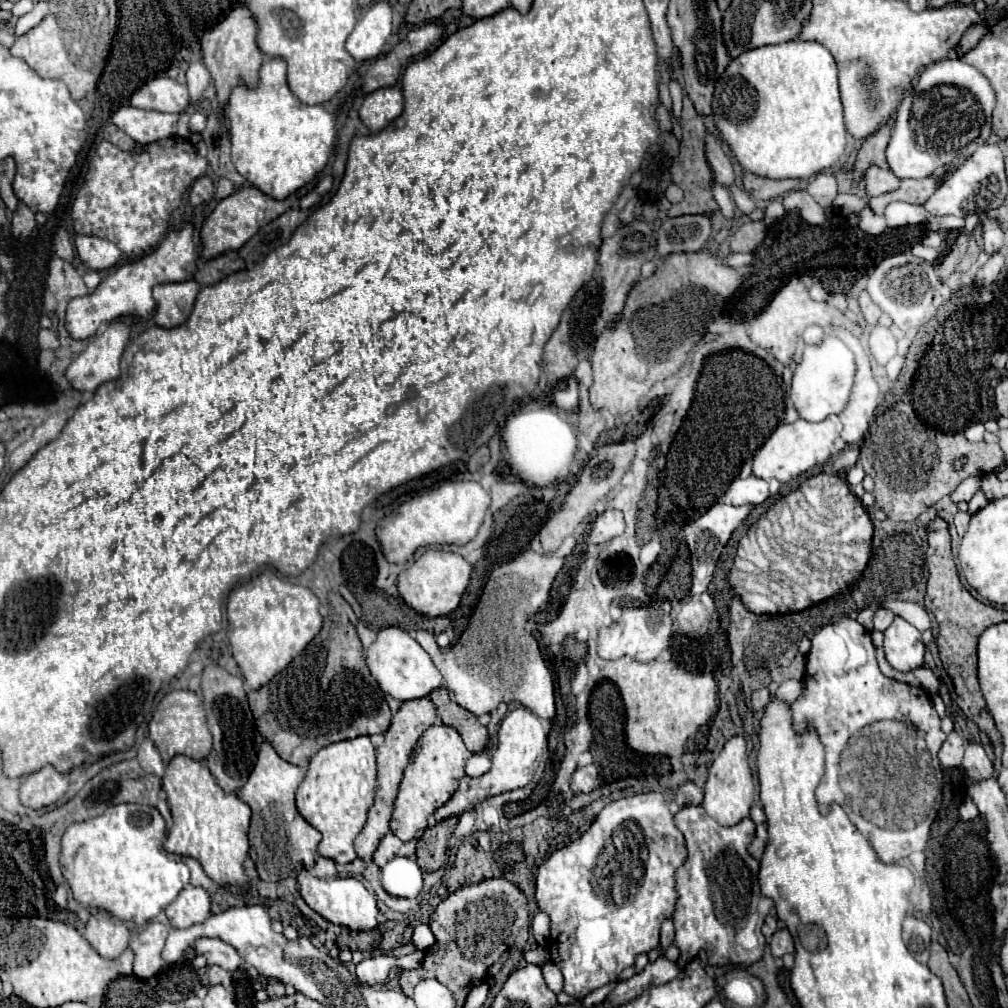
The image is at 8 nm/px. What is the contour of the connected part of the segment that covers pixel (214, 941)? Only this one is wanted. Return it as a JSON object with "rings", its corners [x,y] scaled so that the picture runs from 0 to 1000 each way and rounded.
{"rings":[[[196,931],[192,937],[192,942],[204,950],[206,958],[216,956],[224,962],[234,962],[242,954],[236,942],[232,942],[232,938],[224,937],[218,931]]]}

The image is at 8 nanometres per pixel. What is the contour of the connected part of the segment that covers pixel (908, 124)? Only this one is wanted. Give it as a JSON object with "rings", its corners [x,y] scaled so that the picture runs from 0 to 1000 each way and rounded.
{"rings":[[[935,58],[917,67],[913,77],[907,81],[905,91],[893,101],[889,109],[889,121],[885,127],[885,137],[879,147],[879,157],[883,169],[895,177],[919,177],[925,173],[927,167],[944,163],[950,157],[962,155],[974,141],[982,135],[982,121],[986,109],[986,89],[970,69],[956,63],[954,60]]]}

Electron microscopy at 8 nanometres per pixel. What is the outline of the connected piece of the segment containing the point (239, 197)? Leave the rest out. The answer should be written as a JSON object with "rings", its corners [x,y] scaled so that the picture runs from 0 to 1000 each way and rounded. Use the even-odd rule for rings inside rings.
{"rings":[[[242,185],[236,187],[234,190],[230,190],[226,196],[218,198],[212,206],[212,210],[206,214],[206,218],[202,220],[198,234],[202,238],[202,248],[200,252],[204,256],[212,256],[216,252],[222,252],[226,248],[236,248],[242,240],[246,240],[260,222],[266,222],[270,218],[274,218],[278,212],[282,212],[284,208],[288,208],[290,202],[288,198],[274,198],[268,196],[264,192],[260,192],[256,187],[252,185]]]}

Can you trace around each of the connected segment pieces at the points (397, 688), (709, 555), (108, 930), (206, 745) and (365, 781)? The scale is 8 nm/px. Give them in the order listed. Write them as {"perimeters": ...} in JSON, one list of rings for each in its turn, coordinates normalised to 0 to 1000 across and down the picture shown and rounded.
{"perimeters":[[[[393,621],[379,623],[375,627],[375,633],[363,647],[363,659],[367,663],[367,669],[377,679],[377,683],[397,696],[425,690],[429,685],[439,682],[438,670],[429,659],[427,651],[419,645],[419,641],[411,633],[407,633],[403,625]]],[[[710,498],[700,510],[696,510],[694,514],[690,514],[688,518],[679,522],[679,532],[681,532],[683,544],[687,548],[687,554],[685,554],[687,556],[687,585],[685,585],[687,589],[700,587],[700,583],[702,583],[702,579],[706,575],[710,558],[714,554],[714,548],[718,546],[718,542],[724,536],[726,528],[742,512],[742,508],[744,508],[744,502],[722,502],[722,500]]],[[[97,905],[85,915],[83,931],[101,950],[111,952],[125,942],[129,935],[129,923],[107,905]]],[[[171,685],[159,694],[149,714],[147,730],[157,742],[163,758],[167,758],[169,752],[175,748],[183,748],[192,754],[202,754],[210,742],[210,728],[204,720],[204,706],[200,702],[200,694],[188,685]]],[[[365,730],[331,736],[319,742],[313,750],[310,750],[308,760],[304,764],[304,772],[296,780],[294,802],[300,812],[319,827],[315,847],[331,853],[333,857],[345,857],[353,853],[351,831],[357,827],[363,815],[363,806],[369,800],[373,784],[371,746],[373,744],[367,738]]]]}

